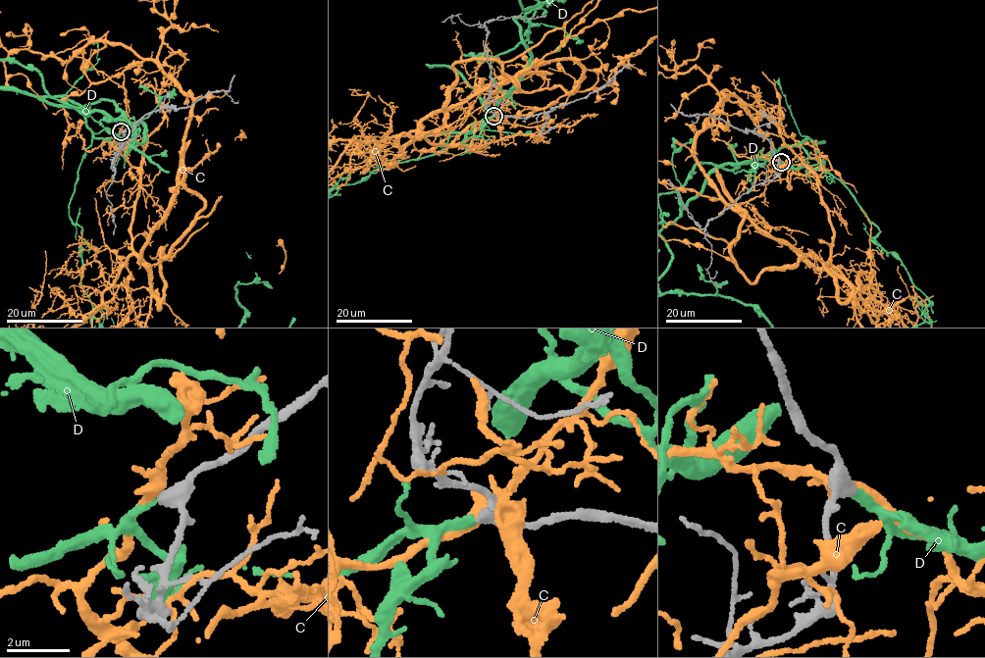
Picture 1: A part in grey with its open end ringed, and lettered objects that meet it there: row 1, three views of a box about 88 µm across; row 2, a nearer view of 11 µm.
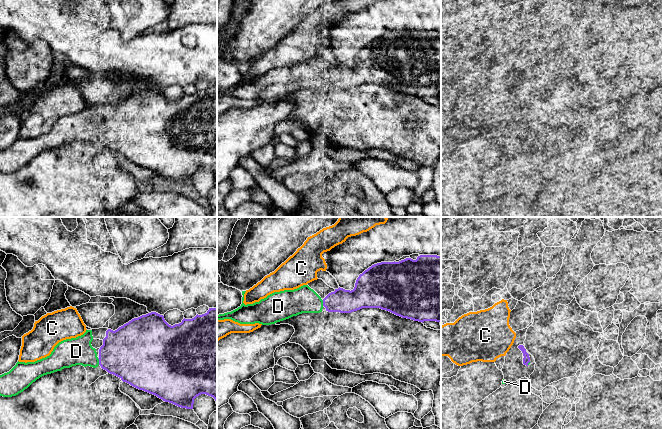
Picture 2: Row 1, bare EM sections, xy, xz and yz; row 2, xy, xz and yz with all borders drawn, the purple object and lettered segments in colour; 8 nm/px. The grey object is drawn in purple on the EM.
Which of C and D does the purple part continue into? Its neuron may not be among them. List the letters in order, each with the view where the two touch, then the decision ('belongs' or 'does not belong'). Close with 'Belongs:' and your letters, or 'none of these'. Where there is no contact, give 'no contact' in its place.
C: no contact; does not belong
D: contact in xy; belongs
Belongs: D

